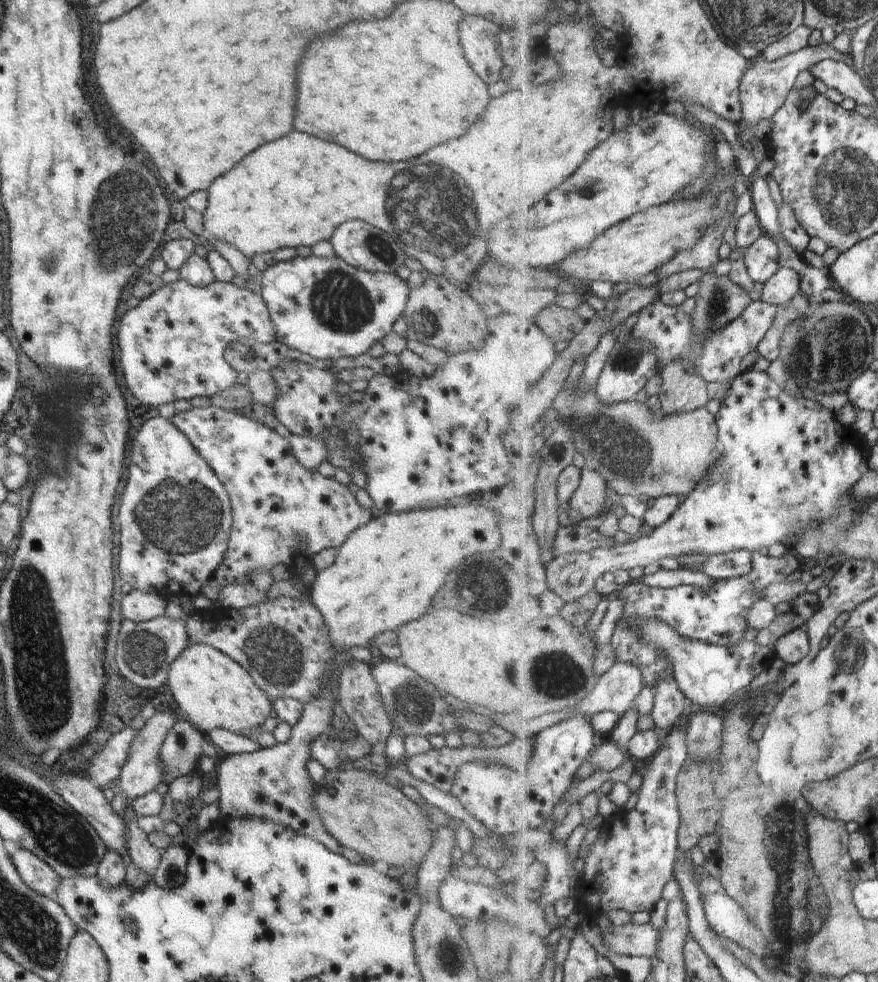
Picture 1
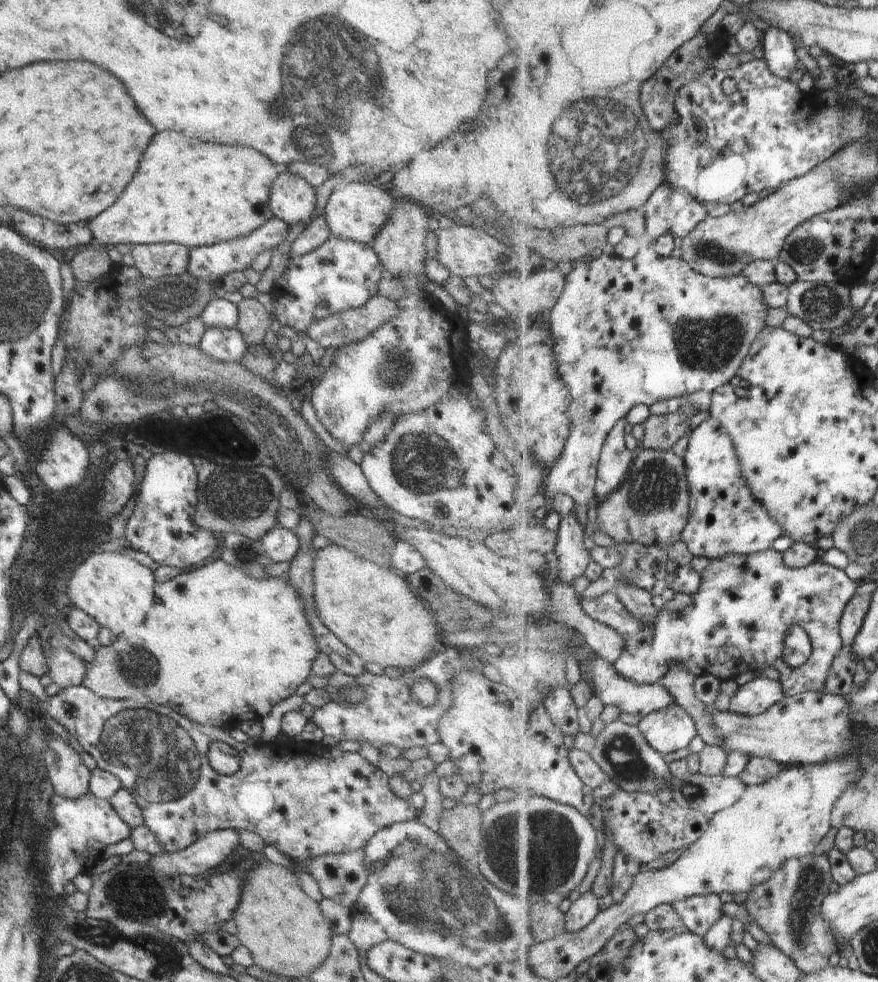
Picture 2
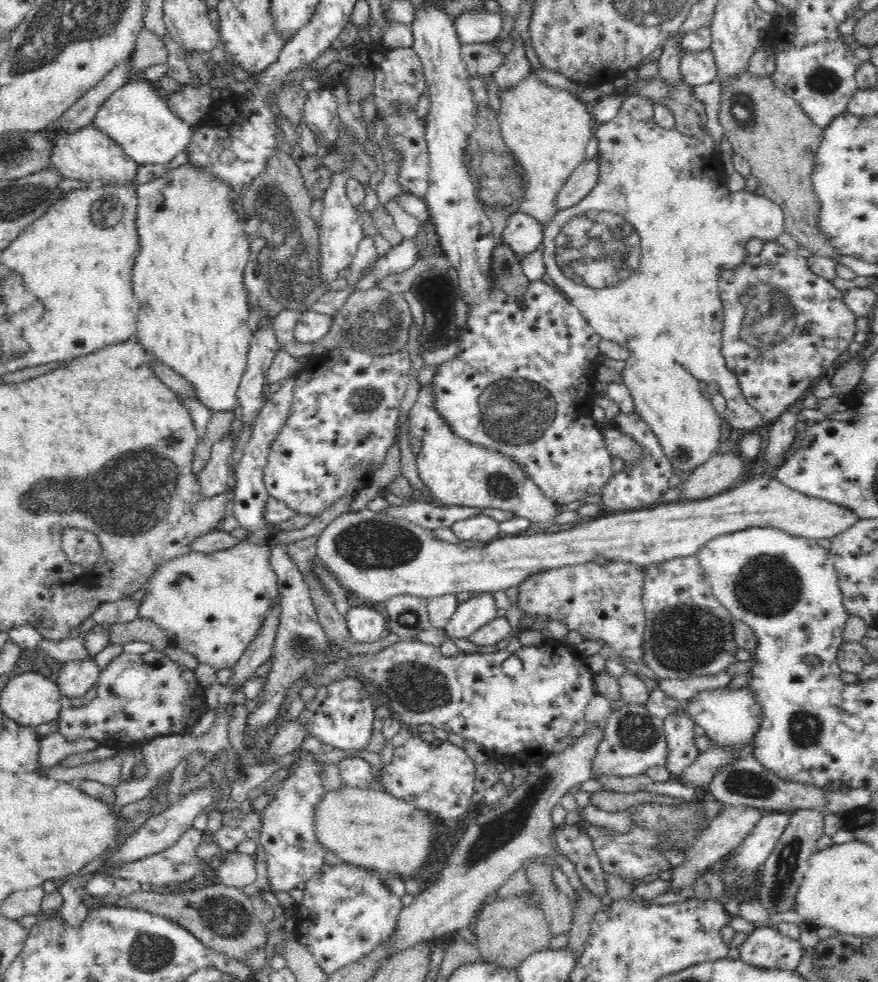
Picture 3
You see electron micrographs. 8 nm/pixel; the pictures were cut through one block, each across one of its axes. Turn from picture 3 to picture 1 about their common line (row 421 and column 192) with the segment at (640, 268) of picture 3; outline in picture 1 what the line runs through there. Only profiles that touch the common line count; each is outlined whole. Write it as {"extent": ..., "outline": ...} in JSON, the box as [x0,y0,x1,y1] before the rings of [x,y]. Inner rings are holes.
{"extent":[160,722,207,784],"outline":[[[176,722],[160,750],[164,772],[168,774],[167,784],[193,770],[202,756],[202,746],[207,740],[207,735],[188,722]]]}

